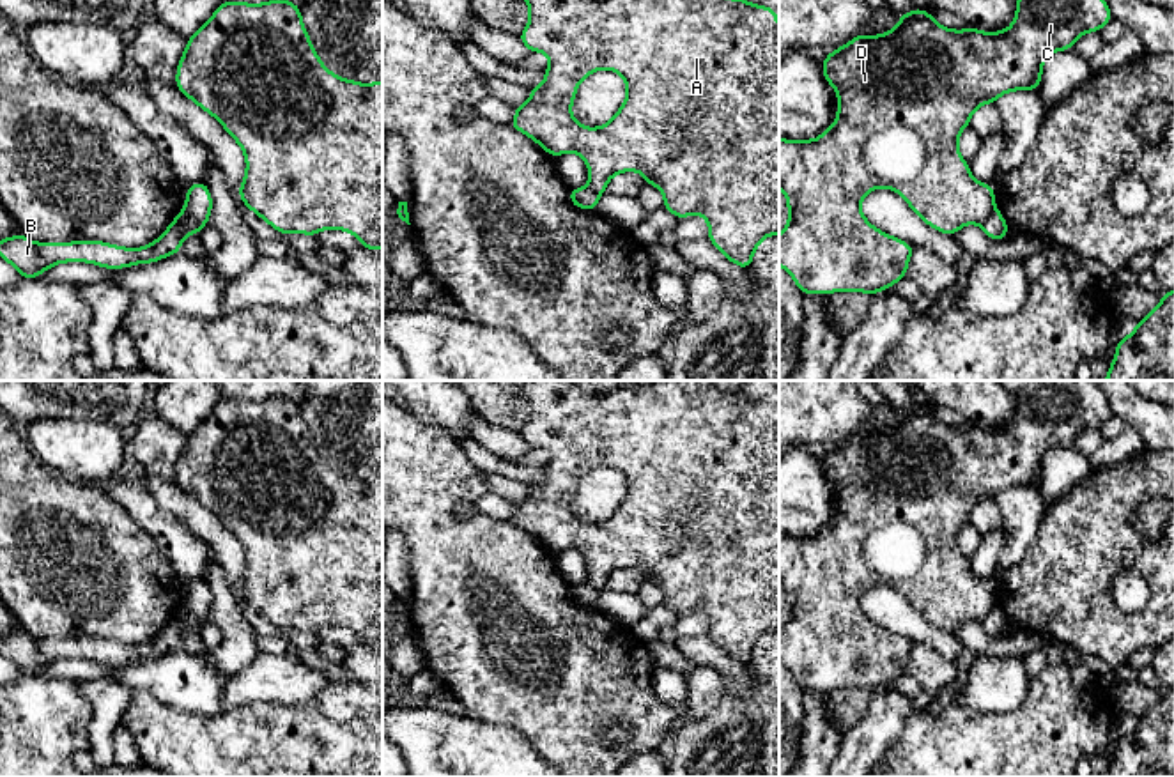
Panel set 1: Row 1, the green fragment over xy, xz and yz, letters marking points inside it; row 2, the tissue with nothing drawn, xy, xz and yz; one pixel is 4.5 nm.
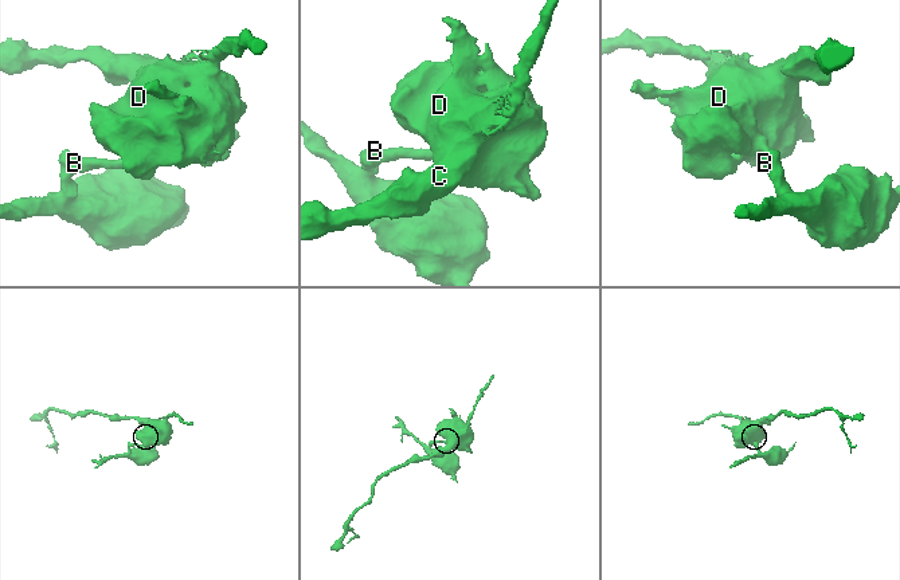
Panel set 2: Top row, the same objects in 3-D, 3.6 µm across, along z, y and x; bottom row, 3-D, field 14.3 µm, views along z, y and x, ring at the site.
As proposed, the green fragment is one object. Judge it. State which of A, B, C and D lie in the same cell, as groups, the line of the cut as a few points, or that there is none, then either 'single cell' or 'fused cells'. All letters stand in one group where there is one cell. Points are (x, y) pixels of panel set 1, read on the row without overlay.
groups A C D / B; cut xy (183, 606), (200, 623); fused cells

